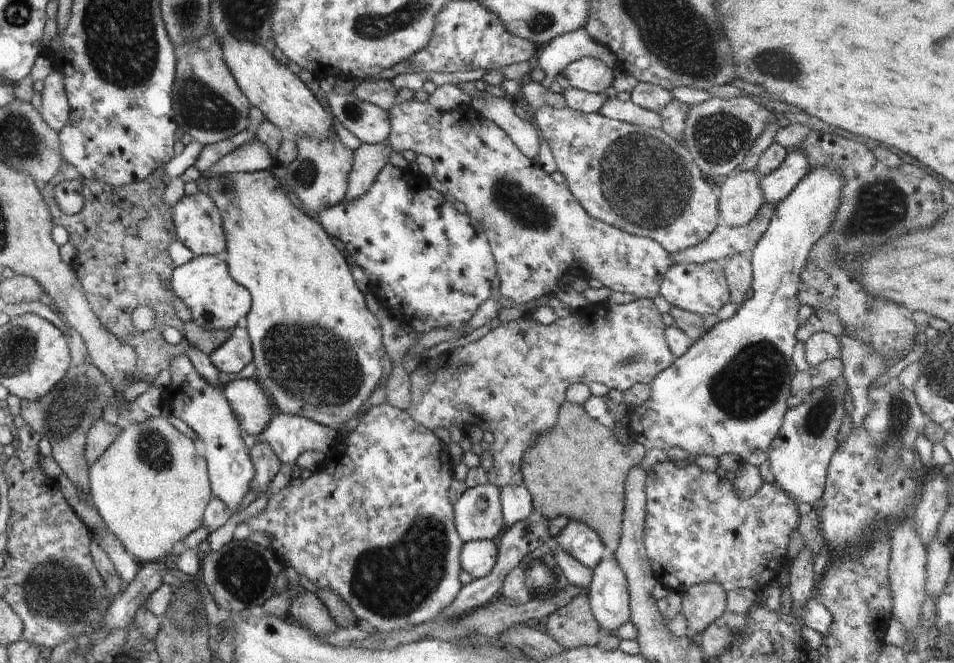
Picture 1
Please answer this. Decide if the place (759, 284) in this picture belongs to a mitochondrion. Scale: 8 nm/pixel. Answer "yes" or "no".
no

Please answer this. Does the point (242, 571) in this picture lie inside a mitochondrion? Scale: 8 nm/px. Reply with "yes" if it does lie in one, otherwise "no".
yes

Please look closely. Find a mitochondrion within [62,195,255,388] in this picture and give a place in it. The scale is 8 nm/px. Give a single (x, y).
(207, 318)

